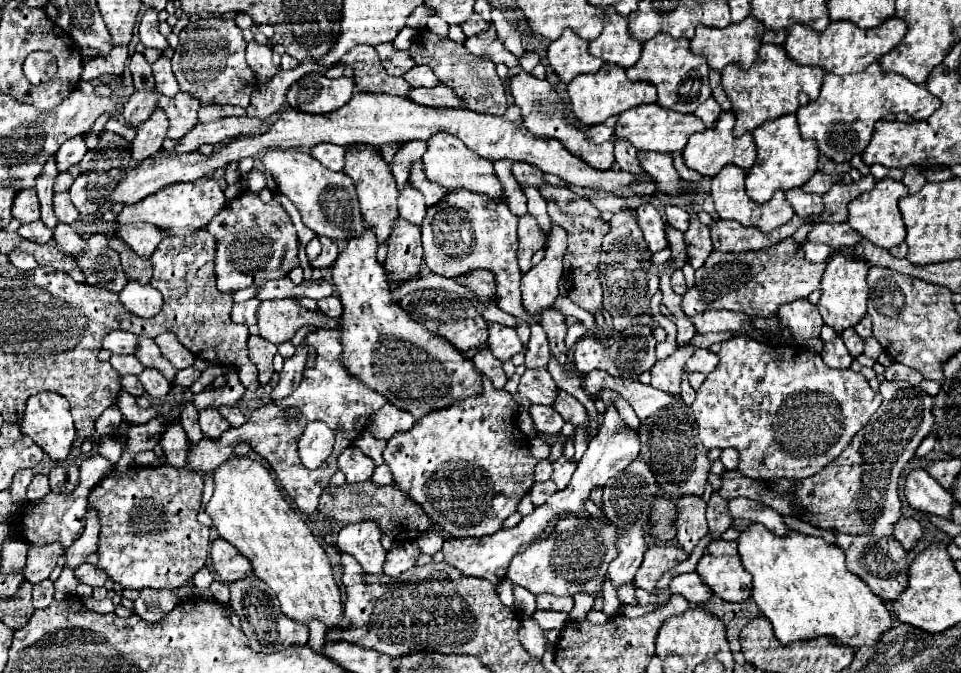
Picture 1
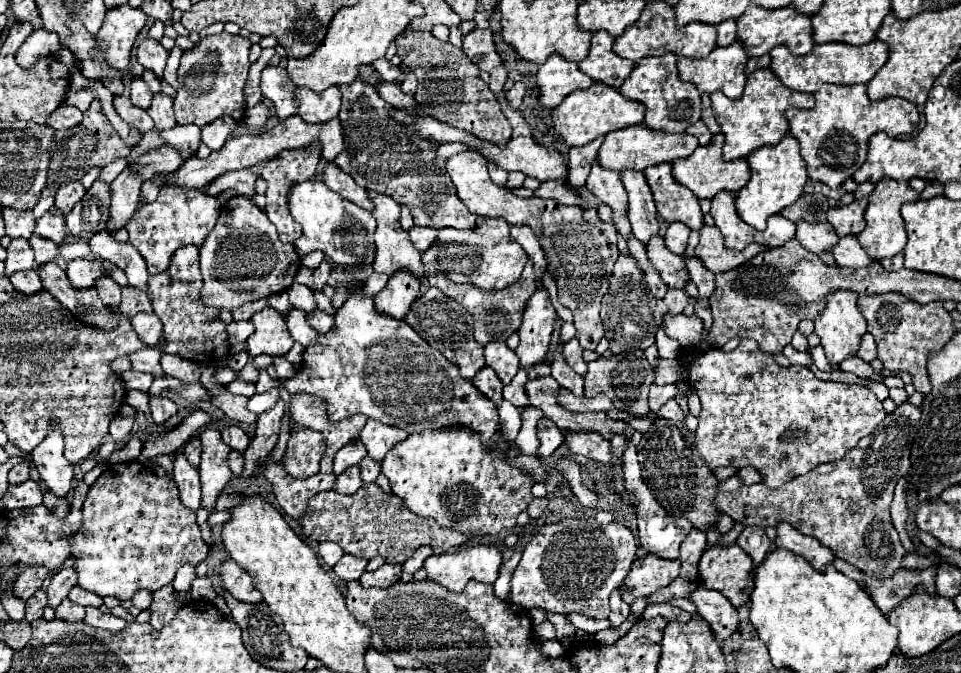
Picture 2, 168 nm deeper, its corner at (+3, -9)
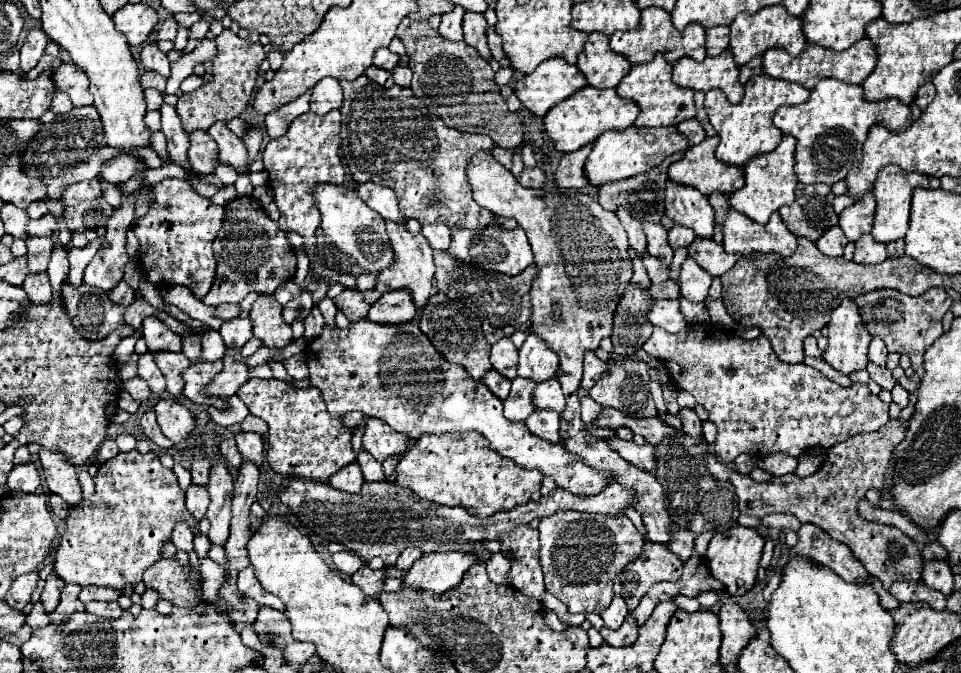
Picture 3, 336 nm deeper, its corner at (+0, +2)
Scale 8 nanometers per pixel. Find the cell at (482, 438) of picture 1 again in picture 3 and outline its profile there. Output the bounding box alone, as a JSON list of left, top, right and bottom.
[396,432,542,518]

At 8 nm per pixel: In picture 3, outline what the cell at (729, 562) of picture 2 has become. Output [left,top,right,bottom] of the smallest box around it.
[706,526,764,596]

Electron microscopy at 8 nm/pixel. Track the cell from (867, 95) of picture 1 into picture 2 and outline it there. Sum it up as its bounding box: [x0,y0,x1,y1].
[787,85,921,187]

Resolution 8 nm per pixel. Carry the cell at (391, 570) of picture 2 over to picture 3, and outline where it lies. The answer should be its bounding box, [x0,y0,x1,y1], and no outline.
[352,566,386,596]

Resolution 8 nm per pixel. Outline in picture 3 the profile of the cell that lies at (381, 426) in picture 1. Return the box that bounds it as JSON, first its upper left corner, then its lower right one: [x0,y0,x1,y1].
[364,418,408,462]

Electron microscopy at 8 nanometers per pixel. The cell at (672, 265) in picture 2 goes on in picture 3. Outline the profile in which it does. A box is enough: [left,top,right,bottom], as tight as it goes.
[680,258,712,302]

